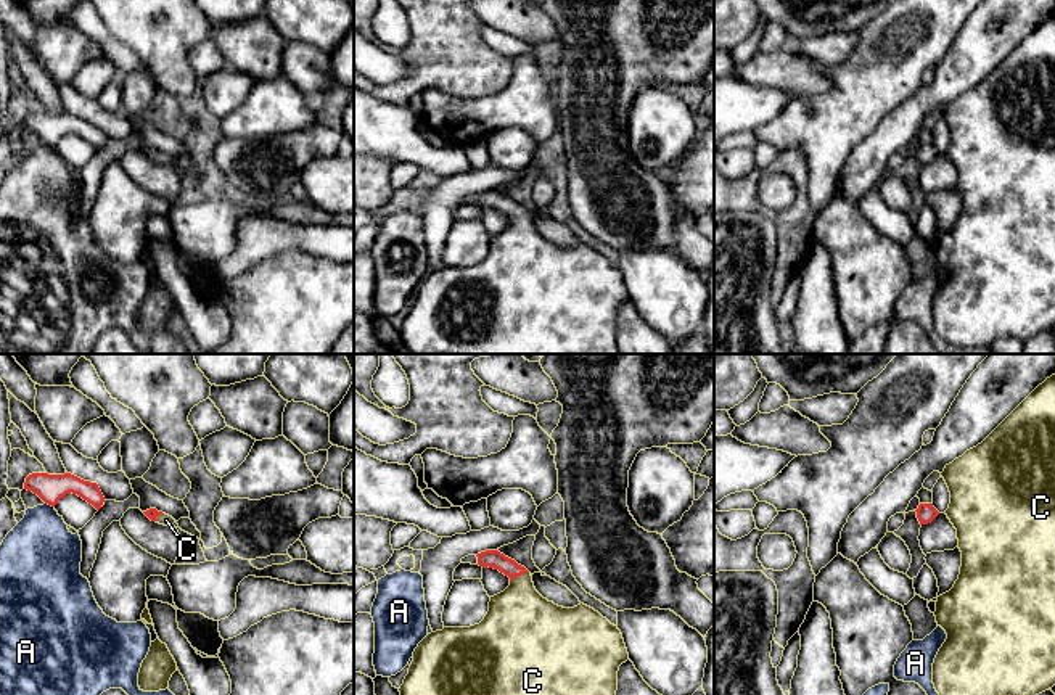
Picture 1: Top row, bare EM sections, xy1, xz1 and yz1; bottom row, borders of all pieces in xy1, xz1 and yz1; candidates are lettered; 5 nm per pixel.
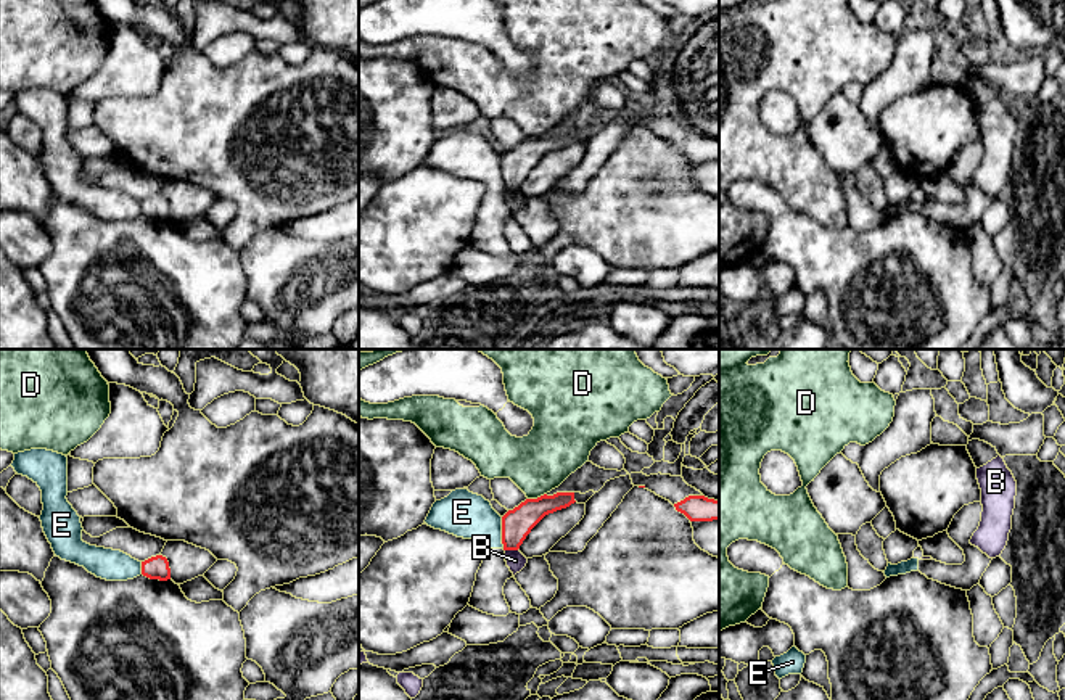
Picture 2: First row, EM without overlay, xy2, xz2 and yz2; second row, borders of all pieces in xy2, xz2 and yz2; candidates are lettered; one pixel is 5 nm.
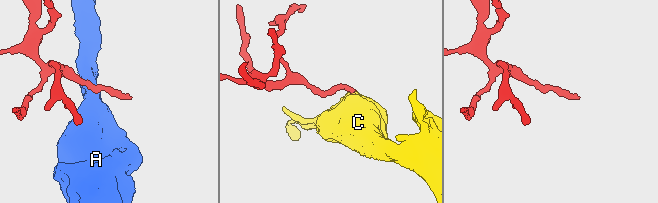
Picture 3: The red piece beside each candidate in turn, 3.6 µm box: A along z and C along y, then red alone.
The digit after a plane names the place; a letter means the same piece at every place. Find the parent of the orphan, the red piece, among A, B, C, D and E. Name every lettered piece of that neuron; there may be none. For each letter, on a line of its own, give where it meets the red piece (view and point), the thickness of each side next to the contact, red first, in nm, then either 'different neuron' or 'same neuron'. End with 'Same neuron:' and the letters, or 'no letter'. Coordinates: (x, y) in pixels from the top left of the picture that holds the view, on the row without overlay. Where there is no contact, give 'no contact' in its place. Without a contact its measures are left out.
A: meets red in xy1 at (50, 143); 140 nm thick on the red side, 360 nm on the other; different neuron
B: meets red in xz2 at (512, 189); 150 nm thick on the red side, 100 nm on the other; different neuron
C: meets red in xz1 at (518, 214); 90 nm thick on the red side, 360 nm on the other; same neuron
D: meets red in xz2 at (538, 137); 150 nm thick on the red side, 300 nm on the other; different neuron
E: meets red in xz2 at (502, 172); 150 nm thick on the red side, 220 nm on the other; different neuron
Same neuron: C

